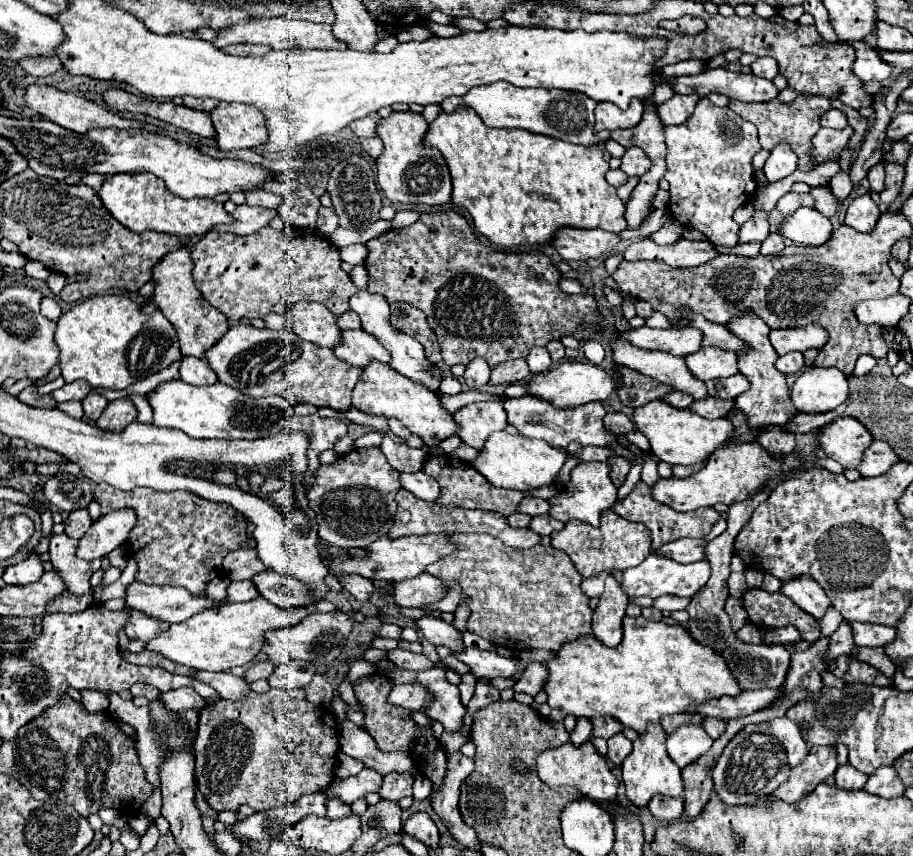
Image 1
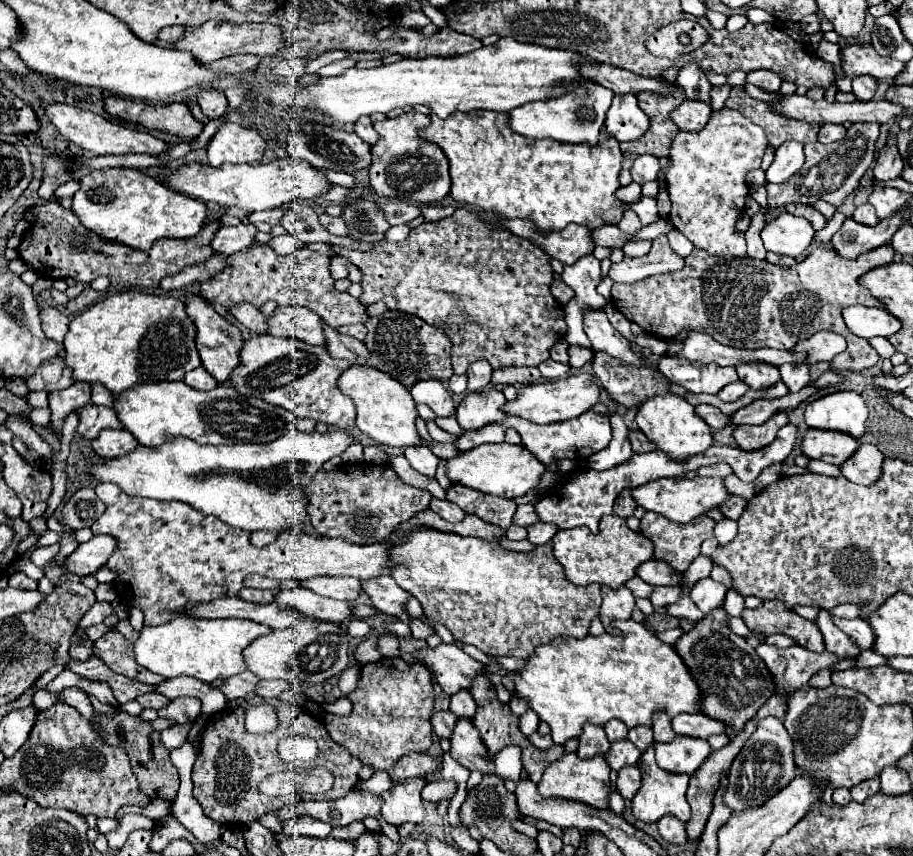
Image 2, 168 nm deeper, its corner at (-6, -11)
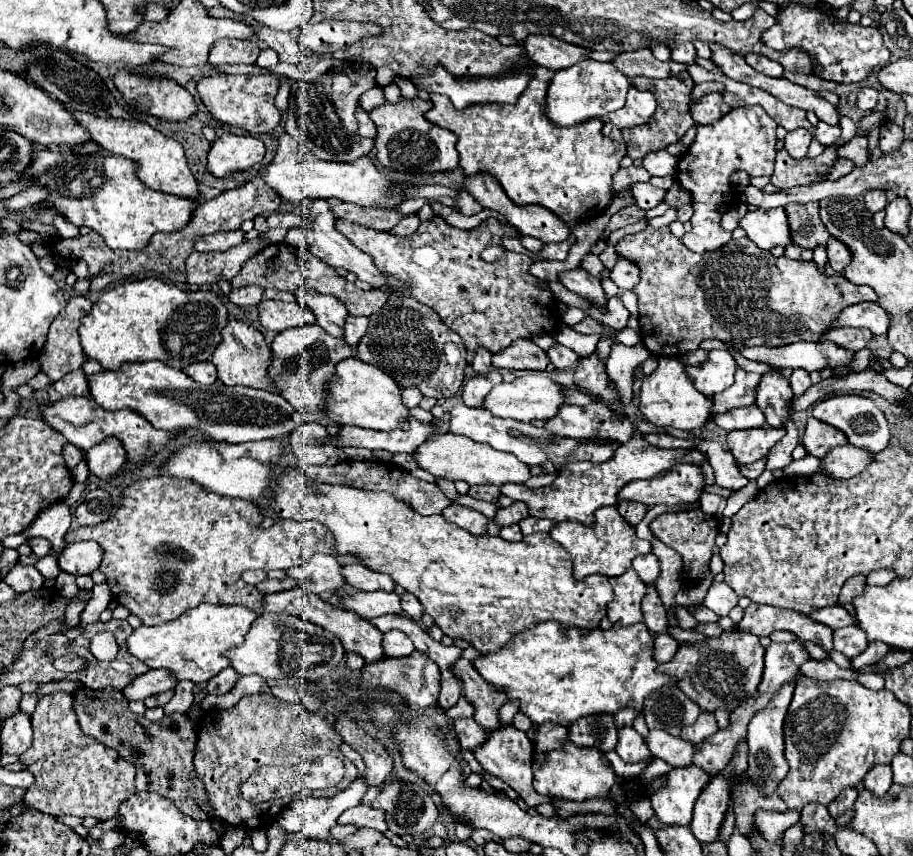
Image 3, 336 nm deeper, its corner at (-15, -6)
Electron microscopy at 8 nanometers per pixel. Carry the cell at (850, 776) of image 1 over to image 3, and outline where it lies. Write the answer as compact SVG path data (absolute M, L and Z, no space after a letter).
M875 766L873 770L867 772L867 776L863 778L863 784L867 790L871 790L877 796L887 794L889 786L893 784L891 780L891 766Z

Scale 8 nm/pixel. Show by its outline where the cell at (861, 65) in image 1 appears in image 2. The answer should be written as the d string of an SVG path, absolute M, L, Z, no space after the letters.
M860 75L852 79L852 91L860 101L870 101L876 89L878 89L878 81L870 75Z

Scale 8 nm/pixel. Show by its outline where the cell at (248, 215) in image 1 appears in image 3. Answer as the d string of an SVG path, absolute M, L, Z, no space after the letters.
M235 230L235 232L217 232L211 236L201 236L195 240L195 250L197 252L225 252L237 244L243 242L243 232Z

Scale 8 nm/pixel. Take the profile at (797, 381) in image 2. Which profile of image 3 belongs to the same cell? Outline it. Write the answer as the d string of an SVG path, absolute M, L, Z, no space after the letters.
M793 370L793 374L791 374L789 382L791 382L791 388L793 388L793 392L795 392L797 396L805 394L805 392L807 392L807 388L811 386L809 372L805 372L805 370Z

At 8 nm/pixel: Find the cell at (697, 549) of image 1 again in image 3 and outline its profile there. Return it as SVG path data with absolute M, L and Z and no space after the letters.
M647 554L647 556L637 556L633 560L633 570L639 574L639 578L645 584L653 584L659 576L659 560L655 554Z

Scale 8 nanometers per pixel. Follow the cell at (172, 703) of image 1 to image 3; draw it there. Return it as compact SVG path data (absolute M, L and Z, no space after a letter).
M183 680L177 682L175 686L175 696L163 706L165 714L173 714L173 712L187 712L189 706L193 704L193 682L191 680Z

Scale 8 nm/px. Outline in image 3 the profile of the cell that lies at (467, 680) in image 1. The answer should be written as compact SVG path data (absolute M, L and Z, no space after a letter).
M459 698L459 702L453 708L449 708L445 714L449 718L457 720L457 718L471 718L473 716L473 710L471 710L471 704L465 698Z

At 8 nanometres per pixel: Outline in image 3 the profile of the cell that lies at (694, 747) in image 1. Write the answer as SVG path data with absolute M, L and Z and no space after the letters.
M649 730L645 744L647 744L651 756L661 758L675 768L691 766L695 746L691 746L689 742L683 742L679 736L671 736L663 730Z

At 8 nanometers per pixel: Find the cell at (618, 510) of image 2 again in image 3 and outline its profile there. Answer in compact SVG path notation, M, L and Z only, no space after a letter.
M627 500L619 502L617 508L619 508L619 514L621 514L631 526L637 526L637 524L643 520L645 512L647 512L647 506L643 506L643 504L639 504L639 502L627 502Z

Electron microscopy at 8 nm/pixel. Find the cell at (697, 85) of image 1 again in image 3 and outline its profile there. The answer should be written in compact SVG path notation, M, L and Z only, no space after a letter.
M529 34L523 40L523 46L527 50L527 56L539 64L547 66L551 70L563 70L567 66L573 66L575 62L581 62L589 58L589 50L583 50L579 46L559 42L559 38L543 36L543 34Z

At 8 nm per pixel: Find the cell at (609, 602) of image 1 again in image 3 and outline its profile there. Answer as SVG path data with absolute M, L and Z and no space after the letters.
M629 568L625 574L609 578L613 586L613 602L607 606L607 616L615 624L637 624L643 620L641 612L641 598L645 596L645 584L635 574L633 568Z

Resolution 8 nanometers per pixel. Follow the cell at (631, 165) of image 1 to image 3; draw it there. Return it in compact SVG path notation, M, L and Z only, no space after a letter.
M657 150L657 152L649 152L643 158L643 168L651 174L651 176L669 176L677 172L677 158L673 158L667 150Z

